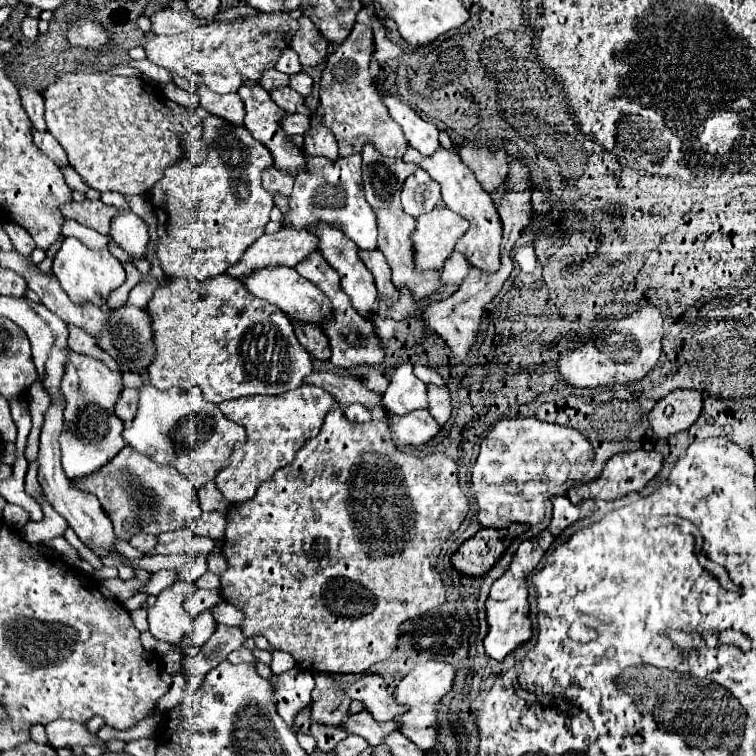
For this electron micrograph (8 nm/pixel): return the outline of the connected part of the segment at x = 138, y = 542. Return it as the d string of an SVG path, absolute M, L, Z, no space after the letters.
M143 532L135 534L130 540L132 540L131 545L145 555L148 555L157 543L156 536Z

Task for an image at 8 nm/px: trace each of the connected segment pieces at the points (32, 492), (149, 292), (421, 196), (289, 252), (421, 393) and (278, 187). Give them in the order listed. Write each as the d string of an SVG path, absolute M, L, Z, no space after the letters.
M32 462L32 464L28 466L28 471L25 477L25 491L33 498L43 495L42 488L37 479L37 472L38 464L36 464L36 462Z
M144 280L144 282L140 282L140 284L134 286L134 290L130 292L130 296L128 296L128 304L130 304L130 306L144 308L146 302L154 296L154 290L156 290L160 284L164 284L164 280L154 280L154 282Z
M418 168L414 174L406 178L402 190L402 206L406 214L416 218L420 214L430 212L438 202L440 202L440 186L428 176L428 172Z
M282 228L276 234L260 236L248 252L240 258L238 264L228 268L228 276L244 280L256 270L268 266L296 266L308 254L316 250L316 236L312 236L306 228Z
M400 364L390 380L388 390L382 396L386 408L396 416L428 408L426 384L412 374L412 364Z
M270 166L270 168L266 168L262 172L262 186L268 192L272 192L272 196L282 194L282 196L288 198L292 194L292 184L294 184L294 178L290 174L286 174L286 172L276 170L274 166Z

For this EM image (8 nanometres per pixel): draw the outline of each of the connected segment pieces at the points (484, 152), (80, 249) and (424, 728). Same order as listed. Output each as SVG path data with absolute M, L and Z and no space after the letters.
M460 146L458 154L462 162L476 174L478 182L490 194L500 188L500 184L508 178L508 160L506 148L476 148L476 146Z
M66 238L62 242L60 250L54 256L52 272L74 304L92 302L96 306L106 306L110 292L114 292L126 280L126 272L122 264L108 250L90 250L76 238Z
M430 660L430 662L424 662L424 664L418 664L396 688L396 700L400 704L408 704L410 710L396 718L402 722L400 726L400 732L412 740L418 748L422 750L430 750L434 748L434 744L438 742L438 720L436 720L436 712L440 710L440 704L442 704L442 698L452 690L452 684L454 684L454 678L456 678L456 668L452 664L446 664L446 662L436 662L436 660Z

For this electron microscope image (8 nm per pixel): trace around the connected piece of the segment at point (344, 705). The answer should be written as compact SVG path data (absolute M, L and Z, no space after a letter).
M316 672L314 674L316 686L312 690L312 720L322 724L338 726L344 722L344 716L348 714L352 698L344 692L344 686L338 684L332 674Z

